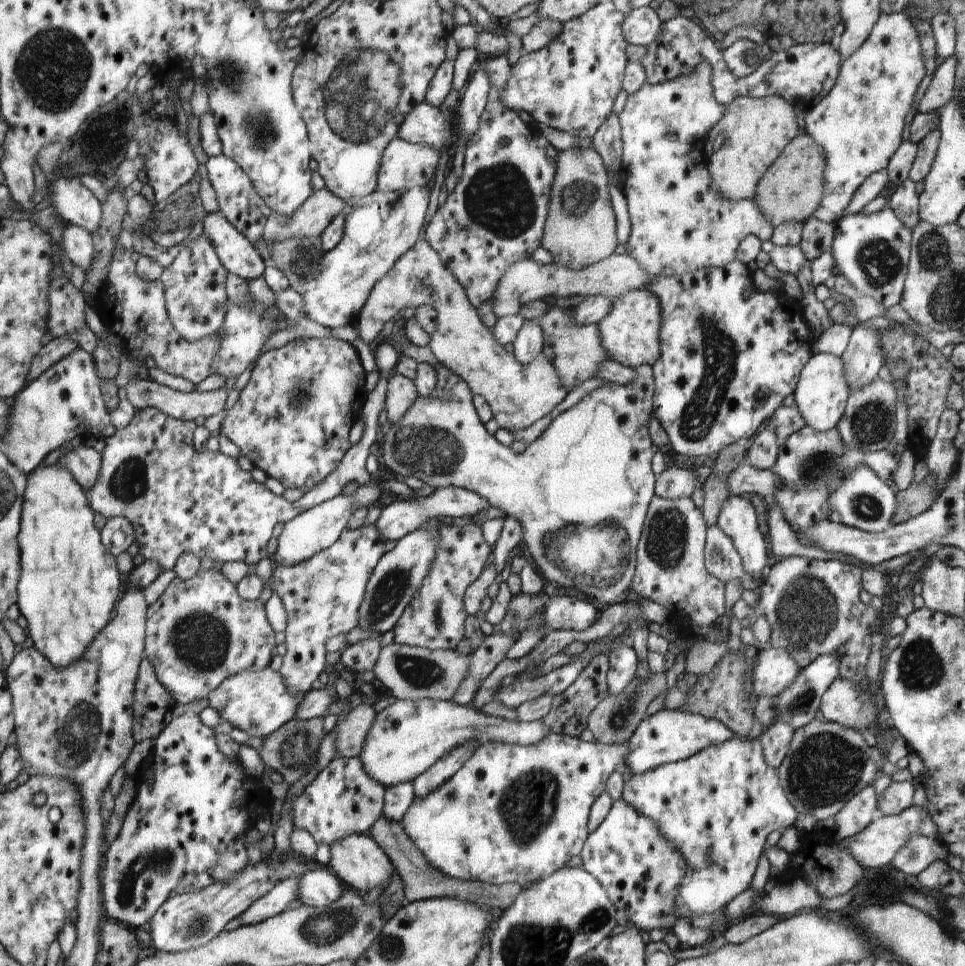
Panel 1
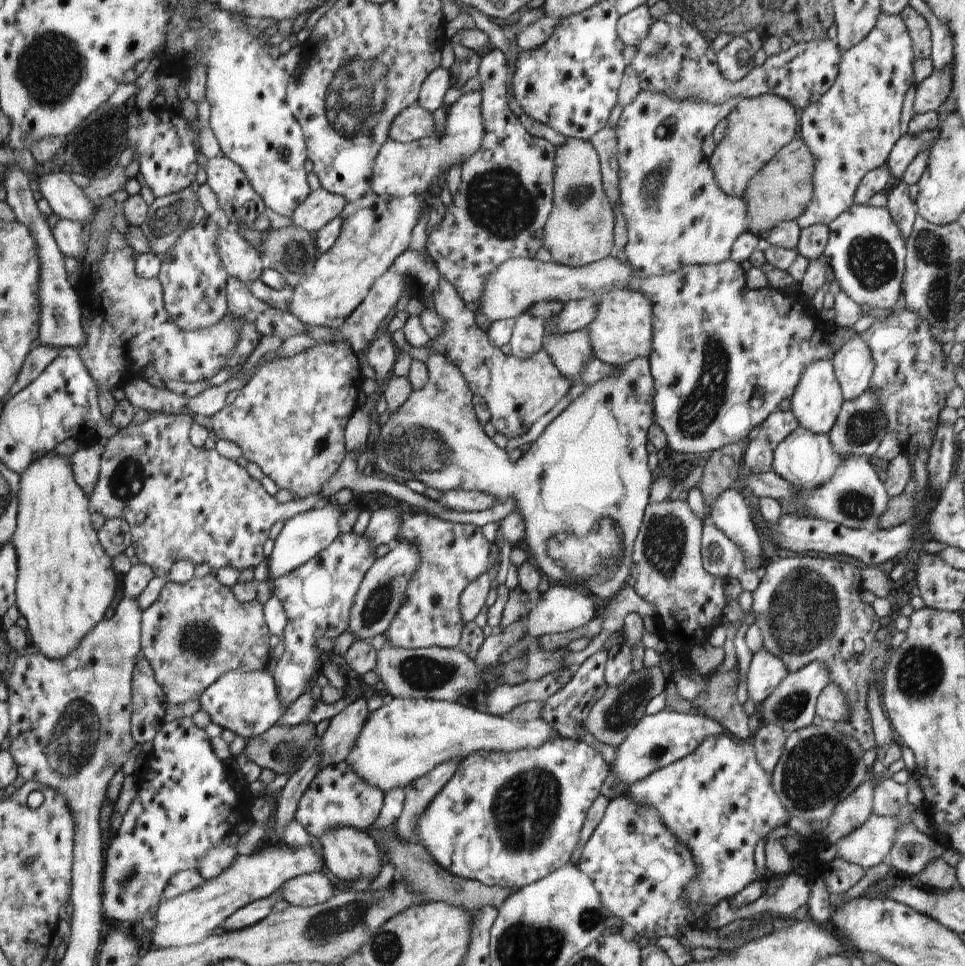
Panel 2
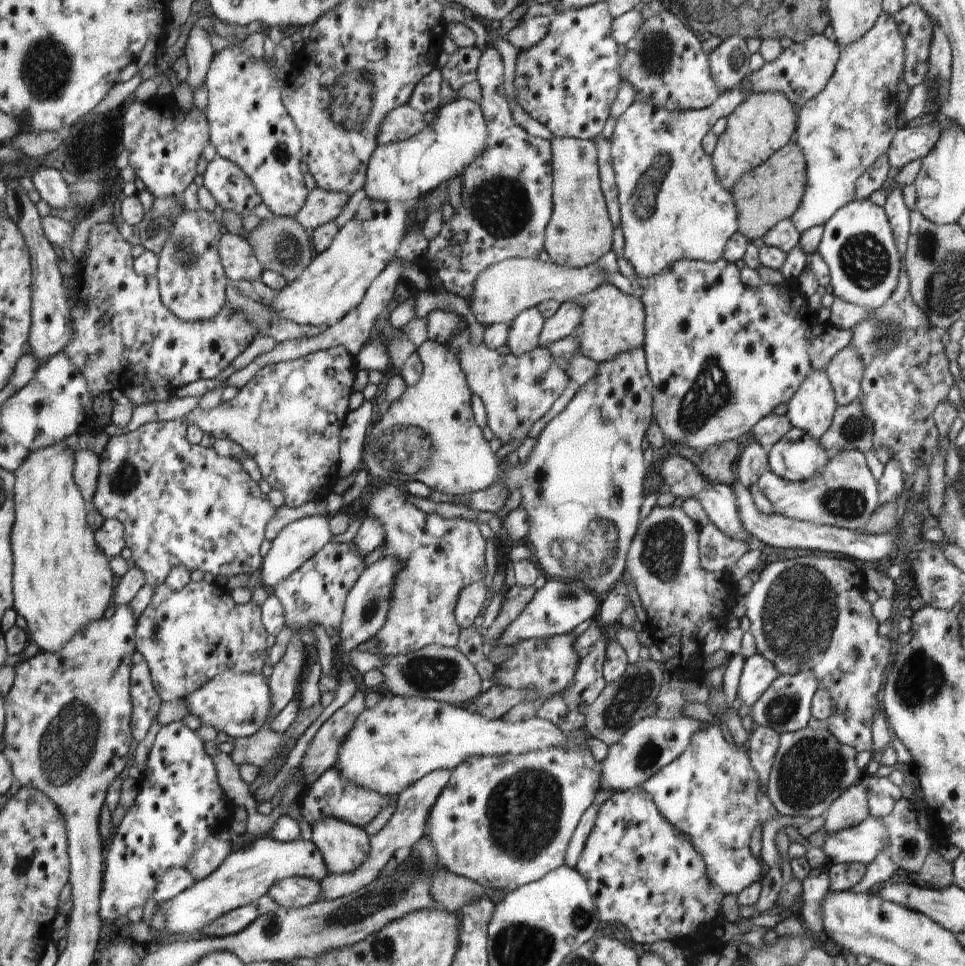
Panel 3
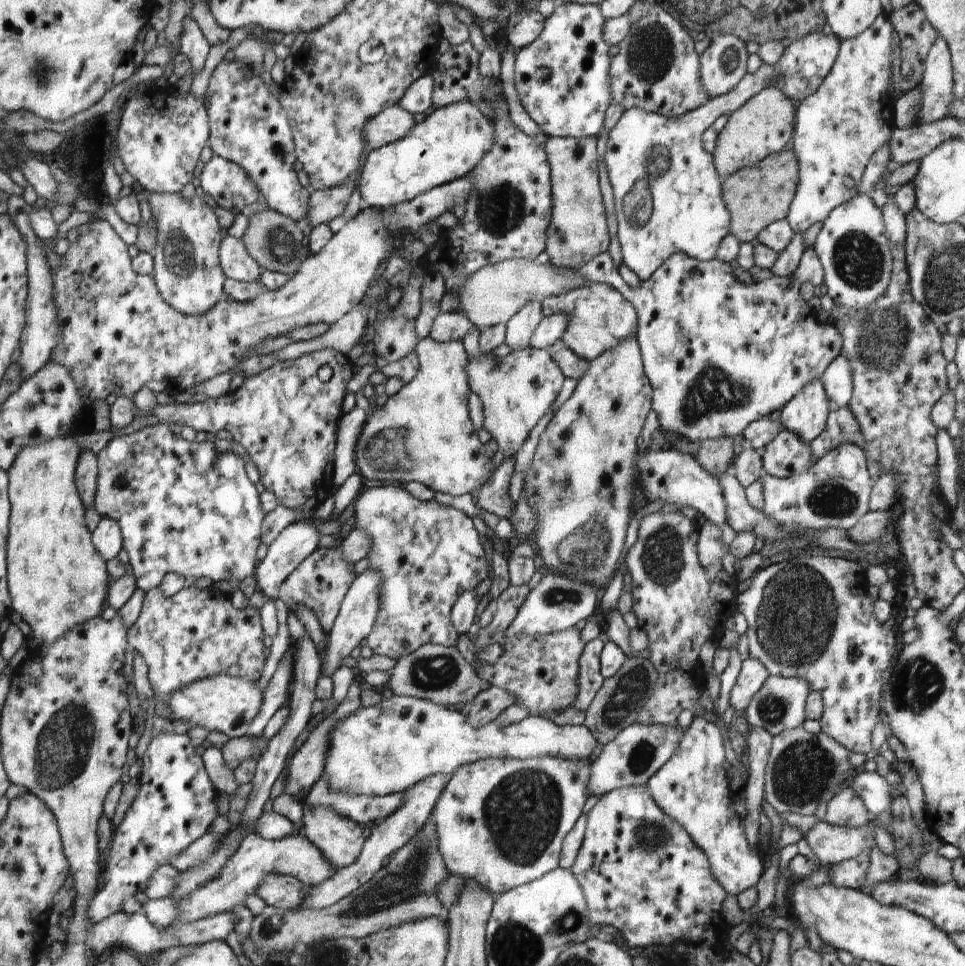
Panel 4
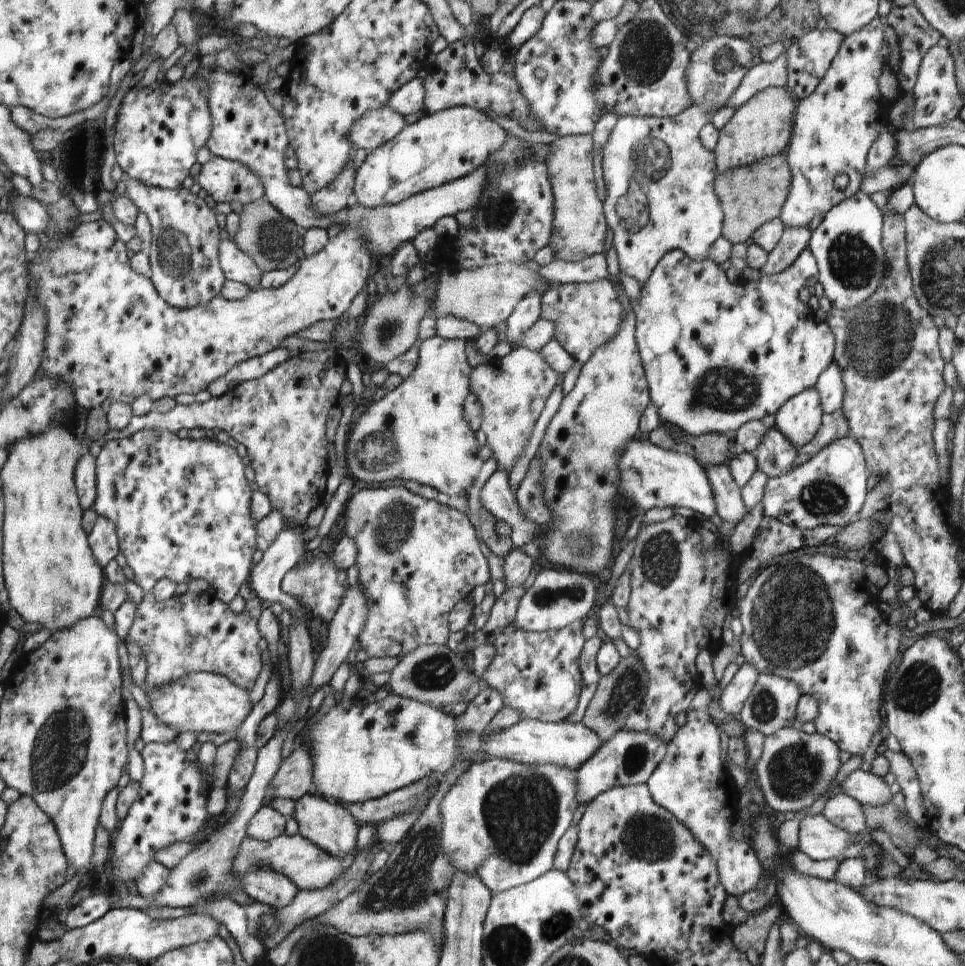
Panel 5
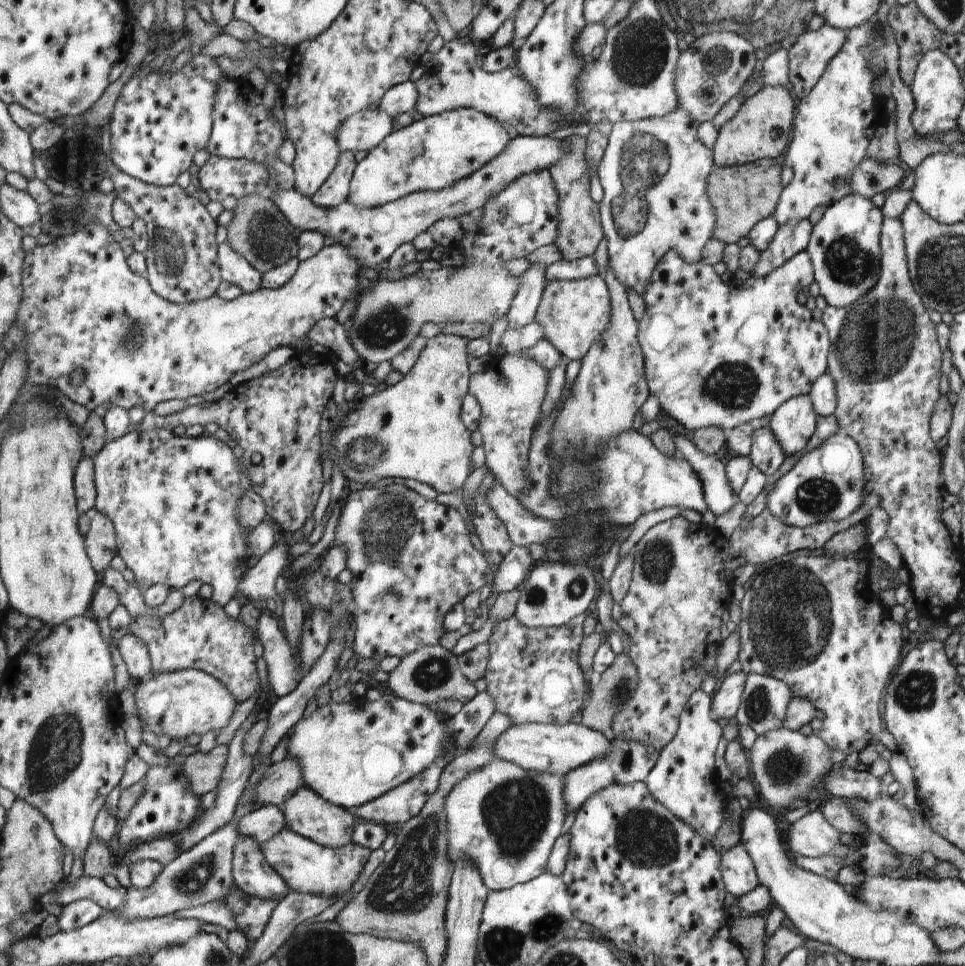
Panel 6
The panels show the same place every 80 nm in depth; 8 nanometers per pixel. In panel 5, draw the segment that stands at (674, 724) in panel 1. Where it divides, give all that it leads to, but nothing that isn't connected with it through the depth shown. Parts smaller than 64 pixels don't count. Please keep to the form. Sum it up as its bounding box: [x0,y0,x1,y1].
[578,730,669,803]

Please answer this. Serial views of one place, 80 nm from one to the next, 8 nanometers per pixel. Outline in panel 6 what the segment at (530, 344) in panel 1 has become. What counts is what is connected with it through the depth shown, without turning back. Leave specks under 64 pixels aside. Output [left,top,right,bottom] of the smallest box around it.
[507,262,547,330]

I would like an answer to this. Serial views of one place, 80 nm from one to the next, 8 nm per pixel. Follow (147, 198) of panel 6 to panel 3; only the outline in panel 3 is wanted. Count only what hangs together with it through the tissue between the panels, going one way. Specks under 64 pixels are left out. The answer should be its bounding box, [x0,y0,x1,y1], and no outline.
[155,210,230,322]

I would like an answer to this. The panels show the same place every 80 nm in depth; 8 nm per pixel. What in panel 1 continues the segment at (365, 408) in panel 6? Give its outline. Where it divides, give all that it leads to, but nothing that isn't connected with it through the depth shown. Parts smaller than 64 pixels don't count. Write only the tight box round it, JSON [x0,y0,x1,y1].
[379,362,656,607]

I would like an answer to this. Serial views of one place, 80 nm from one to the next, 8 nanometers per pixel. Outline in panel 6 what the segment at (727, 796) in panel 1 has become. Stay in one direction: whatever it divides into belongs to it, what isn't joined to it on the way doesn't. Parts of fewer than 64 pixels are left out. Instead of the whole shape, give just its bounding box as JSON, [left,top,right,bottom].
[644,689,760,898]

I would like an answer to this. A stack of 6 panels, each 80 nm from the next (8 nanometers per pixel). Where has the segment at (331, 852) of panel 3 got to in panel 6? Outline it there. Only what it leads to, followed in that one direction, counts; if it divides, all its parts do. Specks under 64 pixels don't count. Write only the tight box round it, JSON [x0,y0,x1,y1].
[282,786,356,848]

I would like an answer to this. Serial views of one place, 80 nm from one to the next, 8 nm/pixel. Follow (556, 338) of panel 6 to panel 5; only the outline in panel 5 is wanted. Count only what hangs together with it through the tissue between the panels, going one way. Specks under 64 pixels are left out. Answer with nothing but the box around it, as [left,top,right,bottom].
[541,280,626,365]

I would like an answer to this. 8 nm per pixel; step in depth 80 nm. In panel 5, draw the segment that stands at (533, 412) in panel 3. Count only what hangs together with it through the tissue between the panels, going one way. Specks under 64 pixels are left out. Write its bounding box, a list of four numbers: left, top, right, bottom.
[469,346,561,473]

